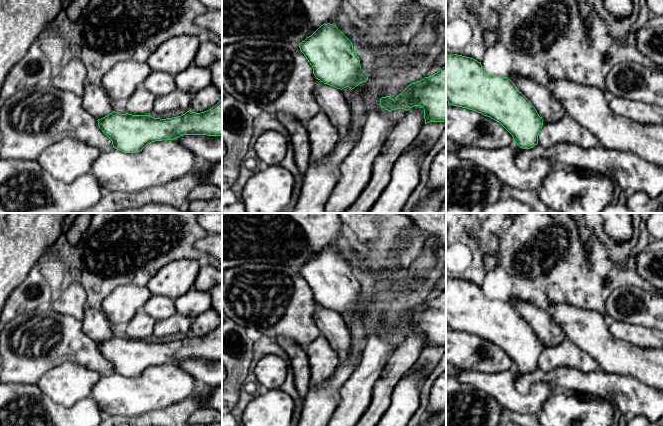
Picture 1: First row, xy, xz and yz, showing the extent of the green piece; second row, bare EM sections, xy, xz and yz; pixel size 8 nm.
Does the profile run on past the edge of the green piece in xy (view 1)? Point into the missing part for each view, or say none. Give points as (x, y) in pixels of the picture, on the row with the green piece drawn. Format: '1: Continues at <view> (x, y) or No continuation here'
1: Continues at xy (95, 100)

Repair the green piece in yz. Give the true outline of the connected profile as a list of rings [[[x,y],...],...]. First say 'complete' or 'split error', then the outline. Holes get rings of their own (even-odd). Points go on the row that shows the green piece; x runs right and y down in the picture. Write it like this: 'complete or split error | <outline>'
split error | [[[457,54],[446,56],[446,100],[453,106],[476,111],[499,122],[523,149],[530,149],[538,144],[544,121],[553,123],[567,114],[547,86],[516,74],[508,77],[489,75],[481,62]]]

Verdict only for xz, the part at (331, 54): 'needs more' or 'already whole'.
needs more

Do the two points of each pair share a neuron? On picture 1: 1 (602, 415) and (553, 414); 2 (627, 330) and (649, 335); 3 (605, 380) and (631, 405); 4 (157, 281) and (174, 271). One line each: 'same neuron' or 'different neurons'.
1: same neuron
2: same neuron
3: same neuron
4: same neuron

